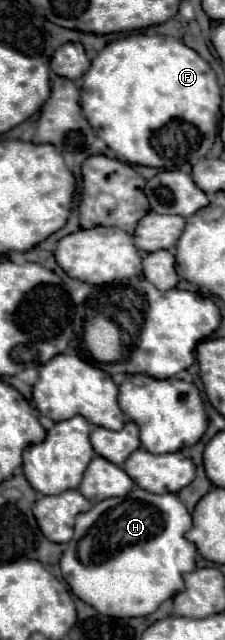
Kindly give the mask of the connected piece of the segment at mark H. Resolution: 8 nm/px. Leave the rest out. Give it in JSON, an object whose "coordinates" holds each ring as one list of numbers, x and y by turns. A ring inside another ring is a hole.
{"coordinates":[[136,486,128,496,108,498,104,502,98,502,88,514,78,516,76,534,68,542,60,560,62,576,80,600,94,606,104,616,114,616,114,618,148,616,164,600,182,592,184,590,182,574,192,572,196,568,196,562,194,562,196,546,184,538,184,534,190,528,192,528,192,516,176,494,170,494,170,492,152,494],[90,532,96,532,92,540,94,544,92,552,78,552,80,540,84,540]]}

